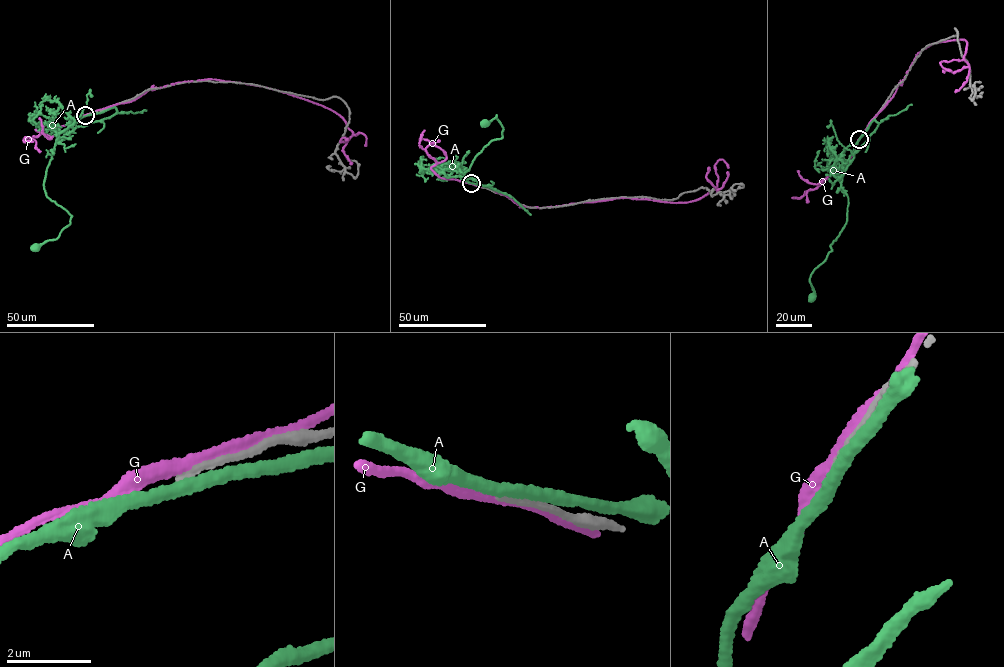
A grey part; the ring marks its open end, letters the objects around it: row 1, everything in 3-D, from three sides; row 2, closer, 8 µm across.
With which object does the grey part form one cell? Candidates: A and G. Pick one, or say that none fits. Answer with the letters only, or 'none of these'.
none of these

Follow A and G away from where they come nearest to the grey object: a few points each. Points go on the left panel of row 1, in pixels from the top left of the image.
A: (86, 115), (73, 120), (57, 142), (44, 183), (47, 197), (71, 215), (70, 224), (55, 239), (34, 246)
G: (88, 114), (149, 89), (209, 78), (320, 104), (354, 135), (365, 135), (366, 145)

